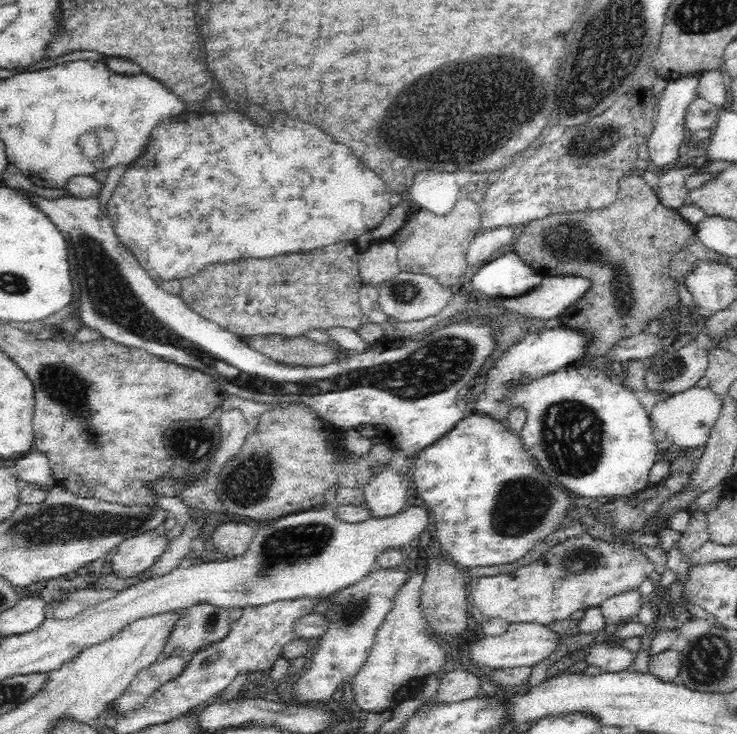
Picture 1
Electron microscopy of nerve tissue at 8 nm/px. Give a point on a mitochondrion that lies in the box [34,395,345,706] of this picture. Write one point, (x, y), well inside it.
(300, 543)

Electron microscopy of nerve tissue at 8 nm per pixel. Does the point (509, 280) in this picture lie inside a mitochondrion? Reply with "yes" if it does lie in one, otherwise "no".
no

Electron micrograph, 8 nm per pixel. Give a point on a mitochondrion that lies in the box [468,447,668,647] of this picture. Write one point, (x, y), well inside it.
(521, 504)

